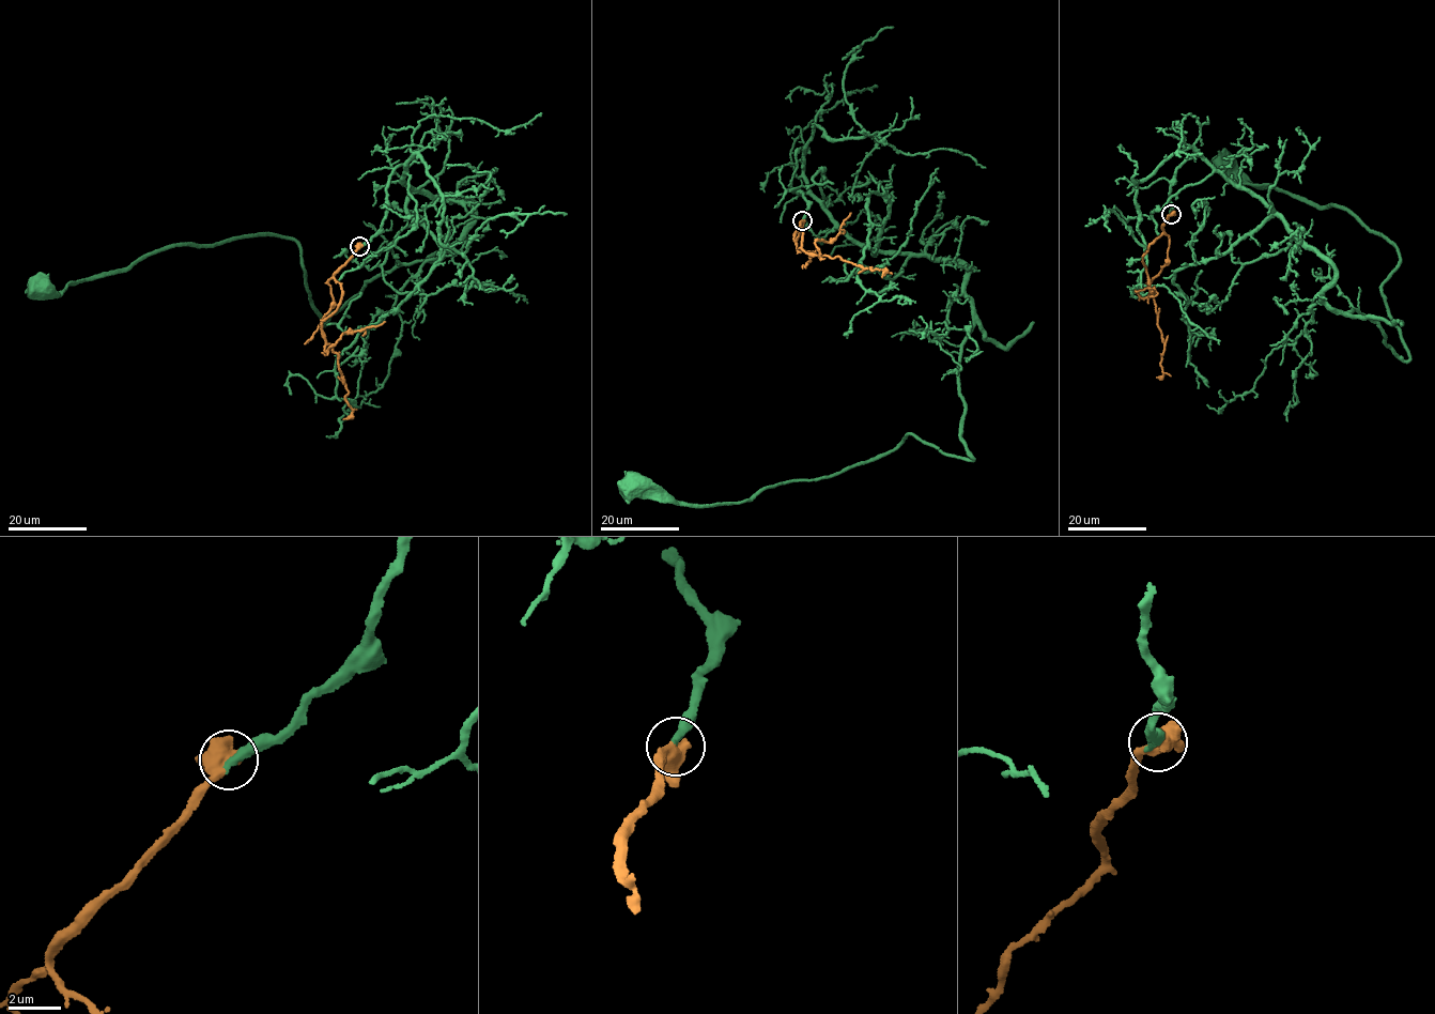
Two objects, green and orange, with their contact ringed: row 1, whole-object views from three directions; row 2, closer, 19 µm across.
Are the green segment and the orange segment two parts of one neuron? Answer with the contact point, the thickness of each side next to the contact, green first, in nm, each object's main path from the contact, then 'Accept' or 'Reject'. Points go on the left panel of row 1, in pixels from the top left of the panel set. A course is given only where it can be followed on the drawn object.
Place: (359, 246). Thickness 360 nm (green) against 550 nm. Course of green: (359, 246), (402, 165), (471, 204), (437, 260), (377, 275), (324, 325), (277, 234), (41, 289). Course of orange: (359, 246), (334, 275), (340, 303), (322, 322), (348, 392), (352, 413), (343, 419). Accept

